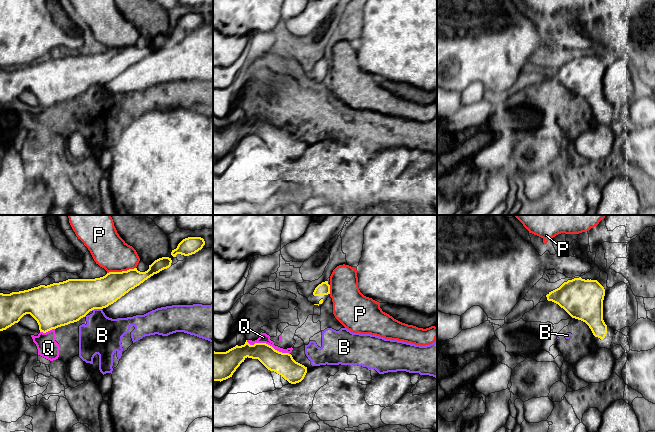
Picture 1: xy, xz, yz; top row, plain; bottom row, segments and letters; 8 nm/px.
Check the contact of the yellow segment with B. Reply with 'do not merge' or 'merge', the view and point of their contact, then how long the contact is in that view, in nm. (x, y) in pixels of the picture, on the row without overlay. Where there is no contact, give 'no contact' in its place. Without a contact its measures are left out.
do not merge | xy (96, 84) | 90 nm

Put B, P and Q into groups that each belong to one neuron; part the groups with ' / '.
B Q / P

